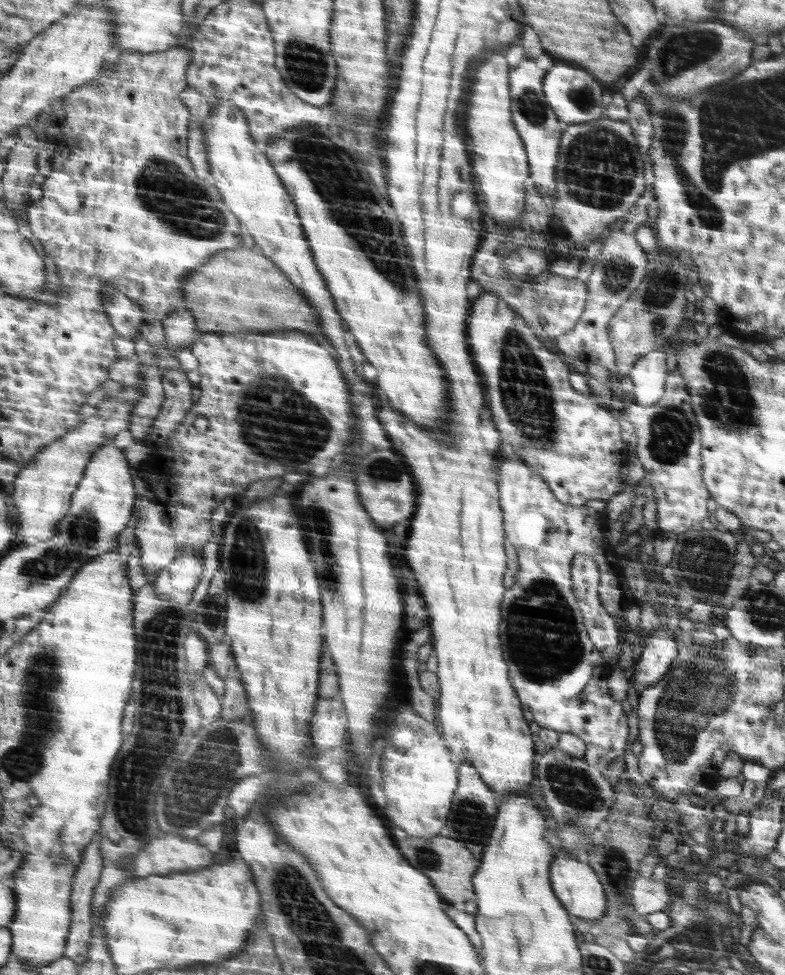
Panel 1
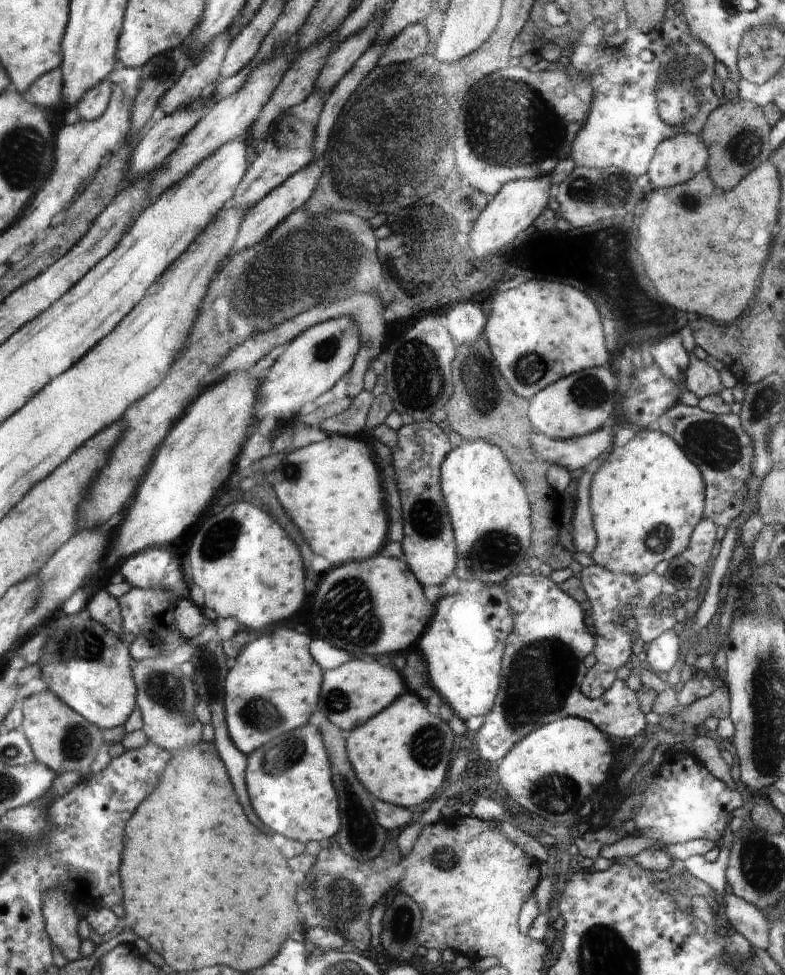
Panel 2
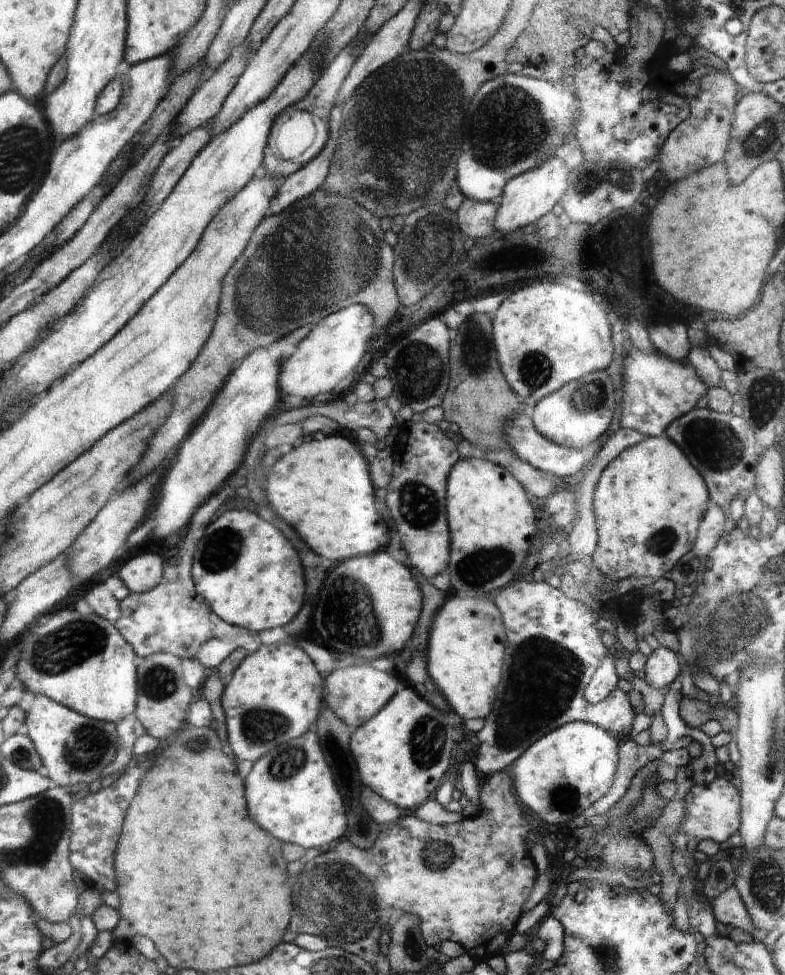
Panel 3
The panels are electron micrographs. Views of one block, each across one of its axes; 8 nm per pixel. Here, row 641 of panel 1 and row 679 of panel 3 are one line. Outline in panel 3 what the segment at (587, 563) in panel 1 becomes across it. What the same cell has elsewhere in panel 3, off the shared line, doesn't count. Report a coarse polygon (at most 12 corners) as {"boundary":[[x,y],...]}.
{"boundary":[[626,653],[602,661],[583,691],[590,703],[601,702],[617,688],[616,667]]}

